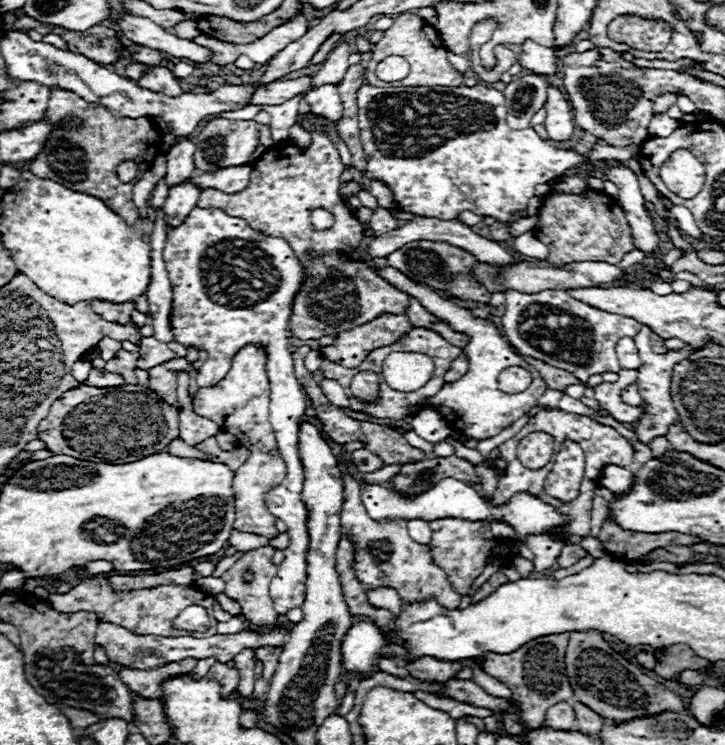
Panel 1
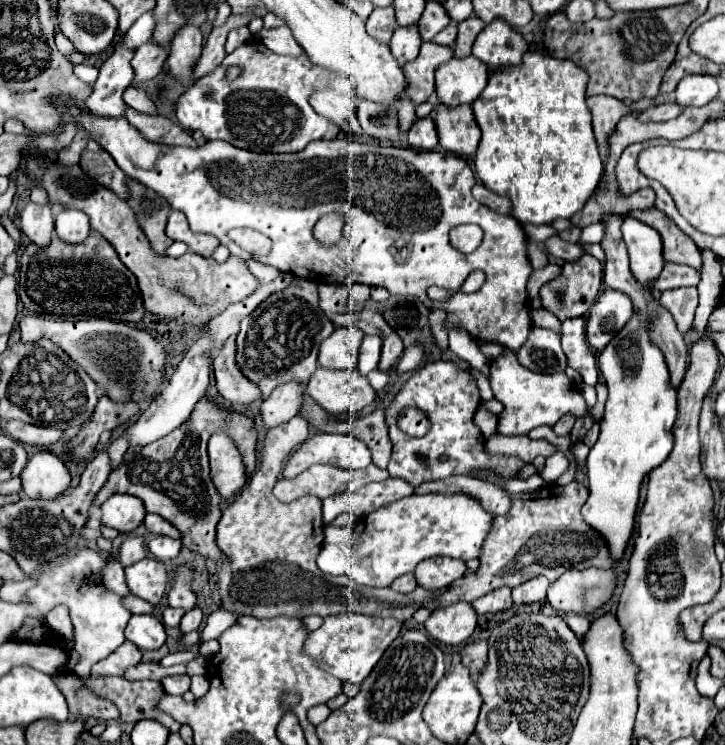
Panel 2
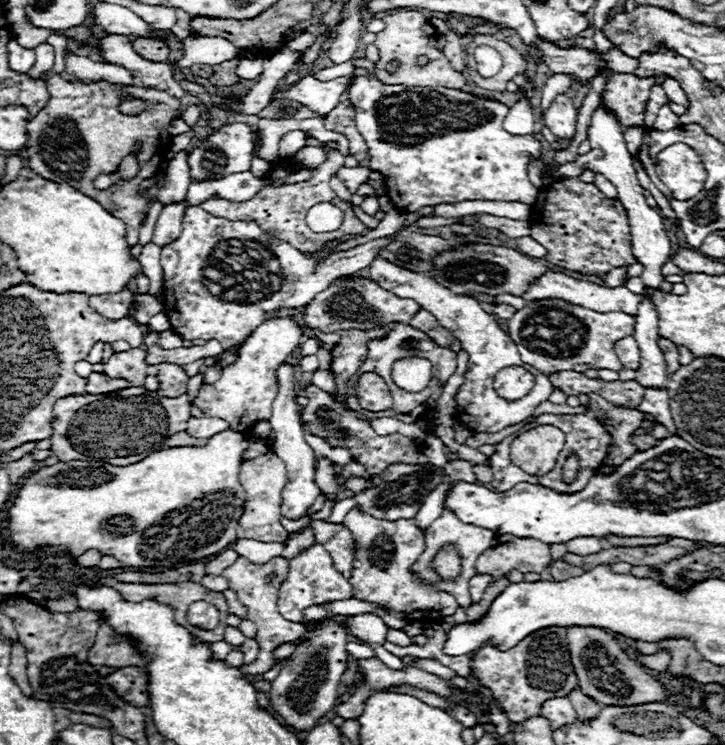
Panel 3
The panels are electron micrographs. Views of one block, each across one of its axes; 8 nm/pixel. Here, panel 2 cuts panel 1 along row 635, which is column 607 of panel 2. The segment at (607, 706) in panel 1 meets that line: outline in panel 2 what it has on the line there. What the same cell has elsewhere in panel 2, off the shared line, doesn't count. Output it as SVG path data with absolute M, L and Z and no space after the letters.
M568 570L550 584L548 602L562 614L590 614L608 602L614 584L614 570Z

